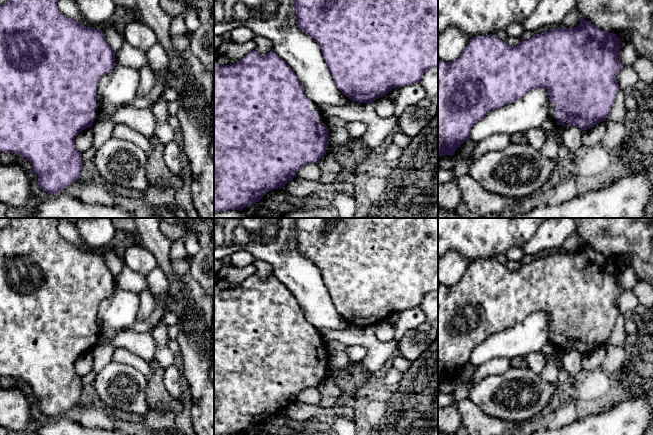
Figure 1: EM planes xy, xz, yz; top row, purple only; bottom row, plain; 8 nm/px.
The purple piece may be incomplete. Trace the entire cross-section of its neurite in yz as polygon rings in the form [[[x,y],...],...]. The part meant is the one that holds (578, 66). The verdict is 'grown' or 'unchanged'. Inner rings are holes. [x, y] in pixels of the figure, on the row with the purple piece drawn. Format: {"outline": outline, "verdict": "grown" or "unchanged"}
{"outline": [[[581,19],[580,23],[575,28],[560,28],[557,27],[549,32],[534,35],[529,40],[521,41],[516,47],[511,47],[507,42],[501,40],[495,35],[476,36],[472,38],[462,52],[461,56],[454,62],[444,62],[438,60],[438,156],[453,156],[456,149],[466,140],[471,139],[472,127],[486,116],[490,111],[496,110],[508,104],[512,104],[524,97],[530,90],[535,88],[546,88],[549,95],[548,117],[551,118],[557,125],[576,126],[582,132],[592,128],[601,121],[605,121],[616,99],[619,91],[617,83],[617,75],[623,68],[623,64],[618,61],[618,54],[622,46],[617,37],[617,34],[606,32],[594,26],[591,22]]], "verdict": "grown"}

